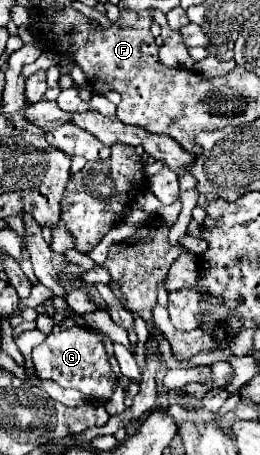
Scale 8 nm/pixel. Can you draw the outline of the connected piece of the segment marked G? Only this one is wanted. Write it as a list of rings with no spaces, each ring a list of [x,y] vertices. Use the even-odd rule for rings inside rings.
[[[64,318],[54,326],[50,336],[32,350],[32,362],[40,378],[56,380],[62,388],[76,388],[88,398],[110,398],[114,386],[114,372],[108,362],[108,352],[100,336],[82,328],[72,318]]]

